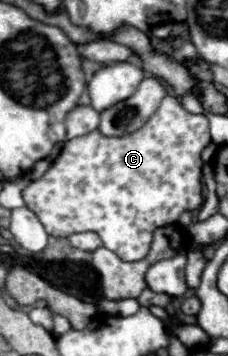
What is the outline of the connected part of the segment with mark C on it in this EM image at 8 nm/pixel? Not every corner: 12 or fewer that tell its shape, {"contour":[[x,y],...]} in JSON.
{"contour":[[176,97],[64,145],[24,189],[48,235],[122,261],[202,205],[208,121]]}

